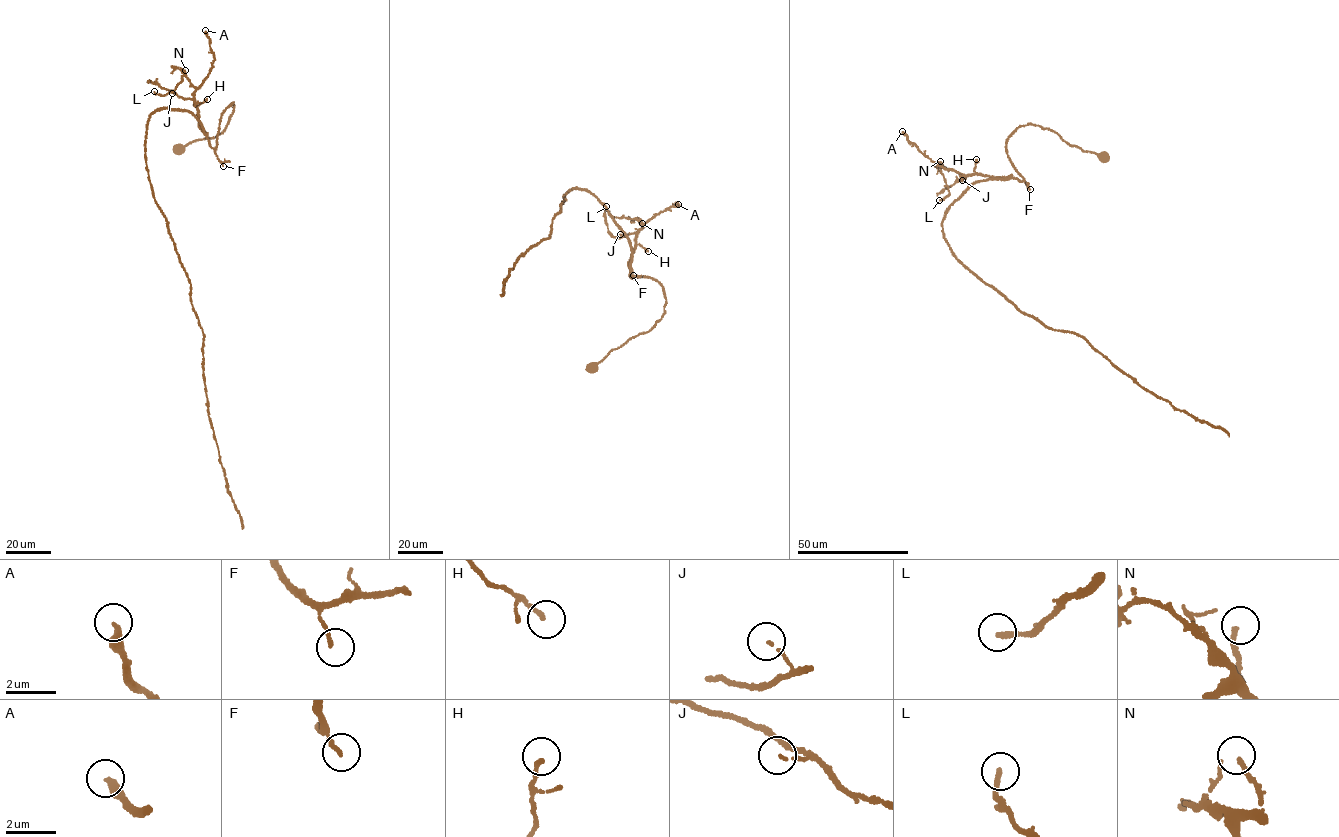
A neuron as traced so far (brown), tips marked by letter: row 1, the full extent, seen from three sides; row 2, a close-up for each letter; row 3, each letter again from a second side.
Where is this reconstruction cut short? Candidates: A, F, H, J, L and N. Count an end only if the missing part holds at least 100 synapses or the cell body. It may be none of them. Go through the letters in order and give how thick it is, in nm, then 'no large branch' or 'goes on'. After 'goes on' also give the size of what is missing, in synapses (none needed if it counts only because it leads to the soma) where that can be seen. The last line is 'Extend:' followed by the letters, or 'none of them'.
A: 340 nm thick; no large branch
F: 140 nm thick; no large branch
H: 180 nm thick; no large branch
J: 90 nm thick; no large branch
L: 190 nm thick; no large branch
N: 120 nm thick; no large branch
Extend: none of them

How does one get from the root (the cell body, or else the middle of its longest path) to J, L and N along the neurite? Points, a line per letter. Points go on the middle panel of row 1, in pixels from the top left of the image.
J: (592, 367), (610, 351), (648, 331), (664, 312), (662, 285), (651, 277), (630, 275), (637, 233), (620, 234)
L: (592, 367), (653, 327), (666, 301), (657, 280), (630, 275), (644, 224), (613, 217), (606, 206)
N: (592, 367), (610, 351), (648, 331), (664, 312), (662, 285), (651, 277), (630, 275), (630, 257), (642, 223)

